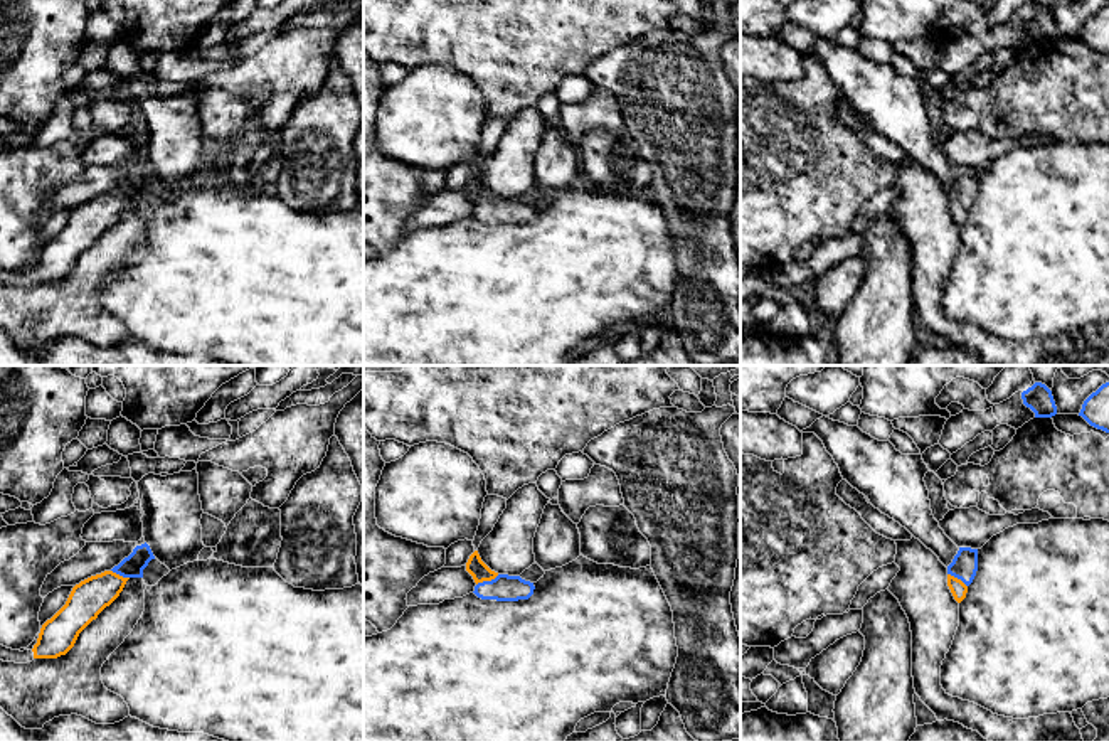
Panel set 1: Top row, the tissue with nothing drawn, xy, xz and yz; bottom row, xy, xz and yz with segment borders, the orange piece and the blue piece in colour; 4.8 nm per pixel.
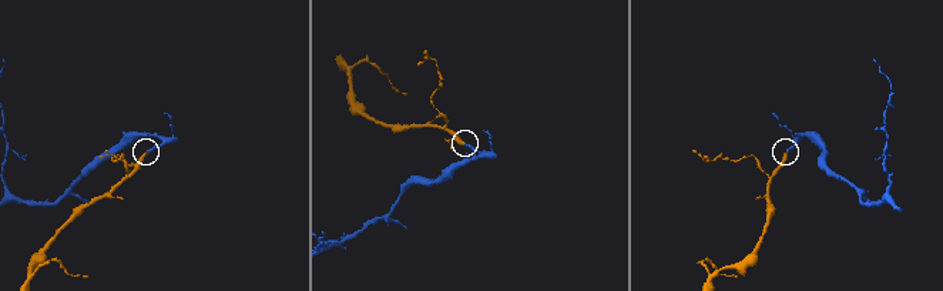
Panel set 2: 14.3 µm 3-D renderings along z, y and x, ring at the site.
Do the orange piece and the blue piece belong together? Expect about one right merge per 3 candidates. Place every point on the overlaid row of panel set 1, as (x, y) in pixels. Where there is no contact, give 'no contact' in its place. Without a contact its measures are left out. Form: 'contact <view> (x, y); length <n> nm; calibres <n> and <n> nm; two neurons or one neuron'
contact xz (487, 580); length 120 nm; calibres 90 and 130 nm; one neuron

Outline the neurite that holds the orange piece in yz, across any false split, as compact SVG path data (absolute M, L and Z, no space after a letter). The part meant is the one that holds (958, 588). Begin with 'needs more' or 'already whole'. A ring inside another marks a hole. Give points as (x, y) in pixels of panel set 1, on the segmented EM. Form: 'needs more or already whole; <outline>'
needs more; M959 547L952 562L947 566L947 586L958 603L966 598L968 586L978 571L978 549Z

